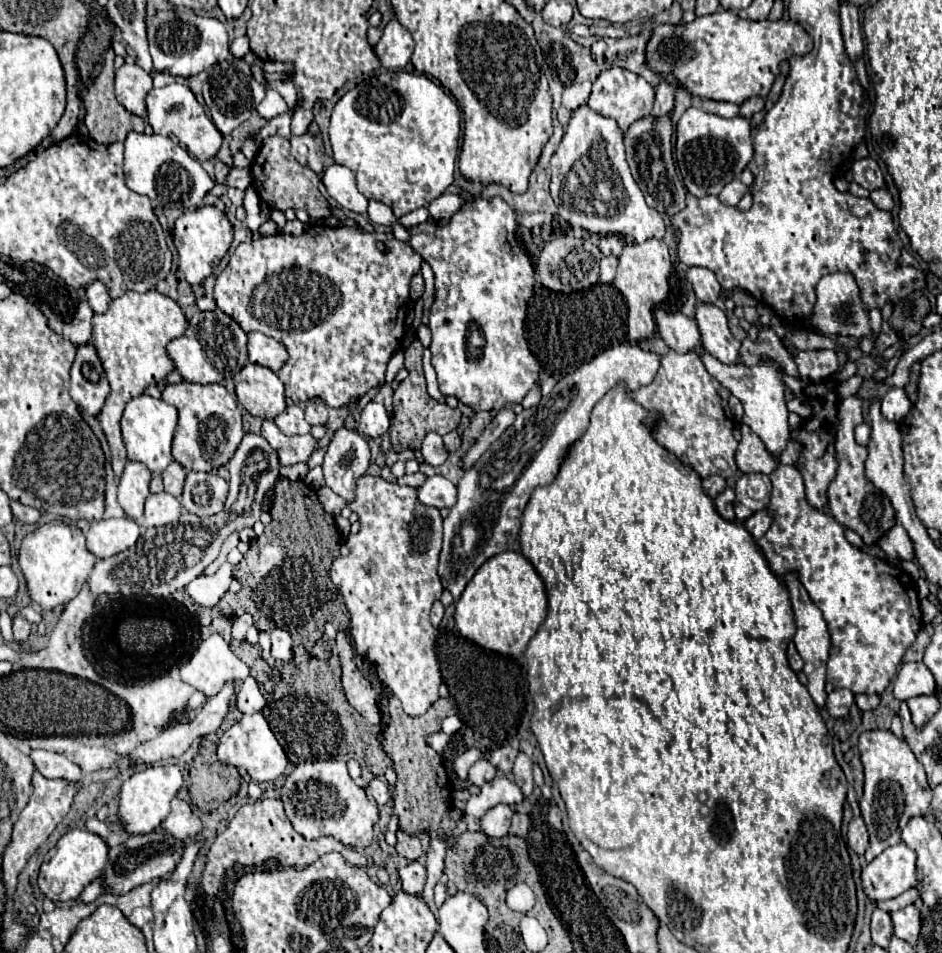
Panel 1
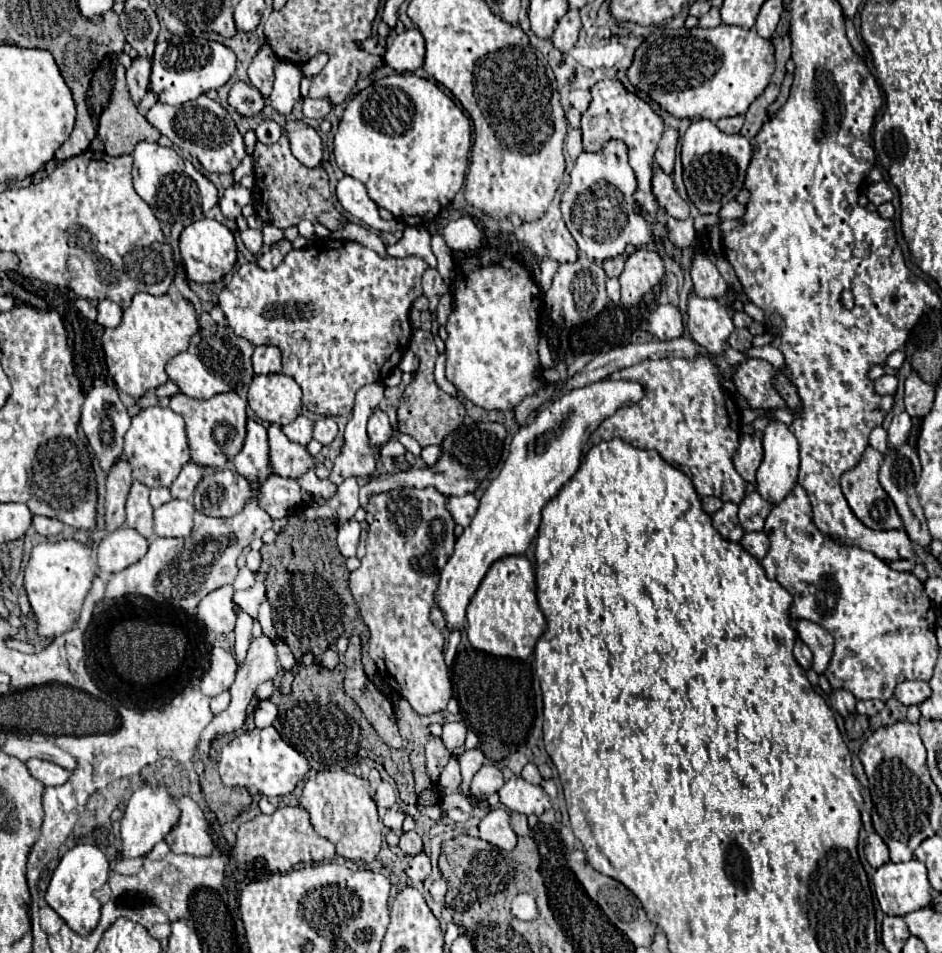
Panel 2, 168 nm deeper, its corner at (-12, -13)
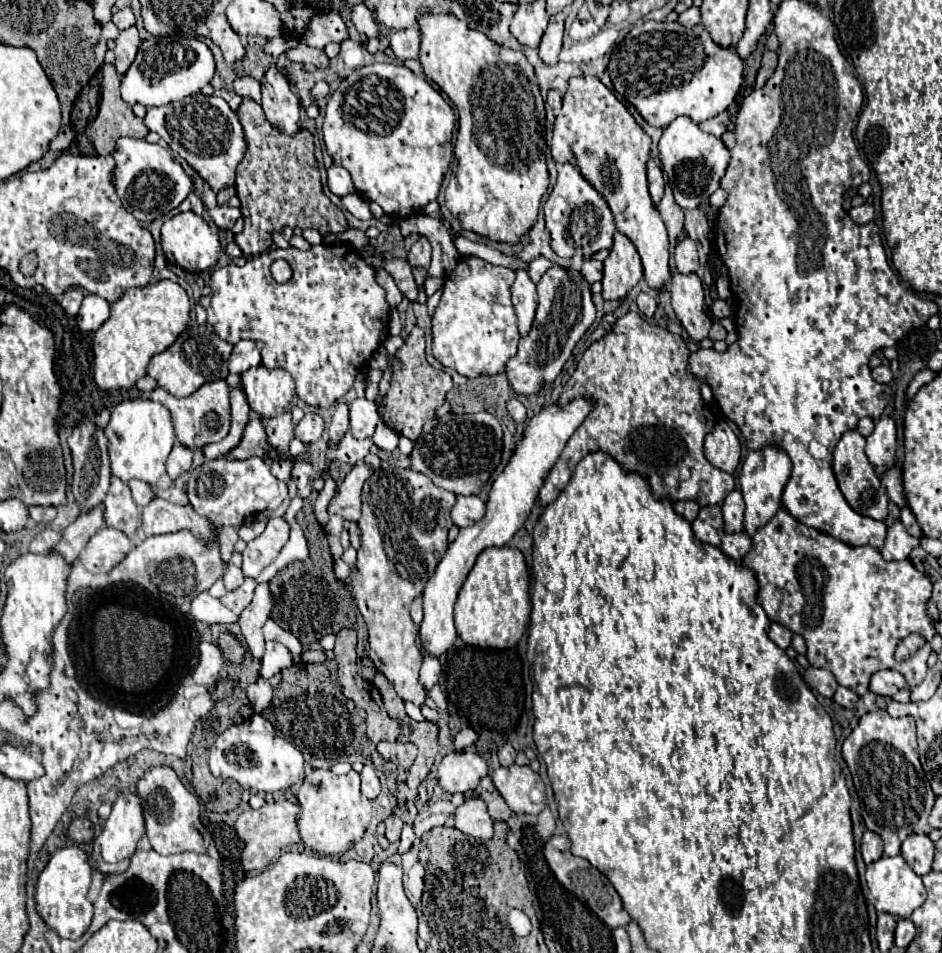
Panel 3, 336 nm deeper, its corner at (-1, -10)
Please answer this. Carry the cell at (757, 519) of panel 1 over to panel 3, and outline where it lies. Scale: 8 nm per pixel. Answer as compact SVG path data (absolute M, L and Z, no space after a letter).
M738 532L738 534L724 534L720 550L730 560L740 562L744 558L744 554L750 550L750 546L752 546L752 538L746 532Z

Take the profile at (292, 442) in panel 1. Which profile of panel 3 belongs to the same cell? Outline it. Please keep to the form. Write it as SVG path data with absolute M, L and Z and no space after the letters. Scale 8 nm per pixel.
M254 418L254 420L248 420L238 448L232 448L226 456L228 458L238 458L238 460L252 458L252 456L262 458L264 456L264 446L266 446L264 426L262 426L262 422L258 418Z

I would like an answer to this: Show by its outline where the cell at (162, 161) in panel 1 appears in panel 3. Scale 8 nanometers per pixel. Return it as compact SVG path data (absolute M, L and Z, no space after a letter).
M124 136L116 140L112 156L116 160L114 188L118 192L118 198L122 200L122 206L142 224L150 224L152 220L174 210L192 190L192 182L182 166L160 144L150 144L146 140Z

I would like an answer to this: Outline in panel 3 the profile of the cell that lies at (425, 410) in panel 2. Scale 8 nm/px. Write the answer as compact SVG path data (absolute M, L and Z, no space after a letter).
M414 326L412 332L408 334L404 346L394 354L394 358L386 358L384 346L378 348L378 352L374 352L374 356L368 360L368 364L372 368L378 370L386 370L390 364L392 370L392 378L390 378L390 388L382 398L382 408L380 414L384 418L384 422L398 434L416 440L422 432L422 426L426 420L432 420L436 416L436 410L442 406L446 392L452 388L452 378L450 374L446 374L444 370L436 370L426 362L424 356L424 332L420 326Z

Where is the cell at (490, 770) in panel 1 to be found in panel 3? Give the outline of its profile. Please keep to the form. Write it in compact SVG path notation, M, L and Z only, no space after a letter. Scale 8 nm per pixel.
M448 752L436 768L436 780L448 794L476 790L482 776L488 774L486 760L476 752Z

